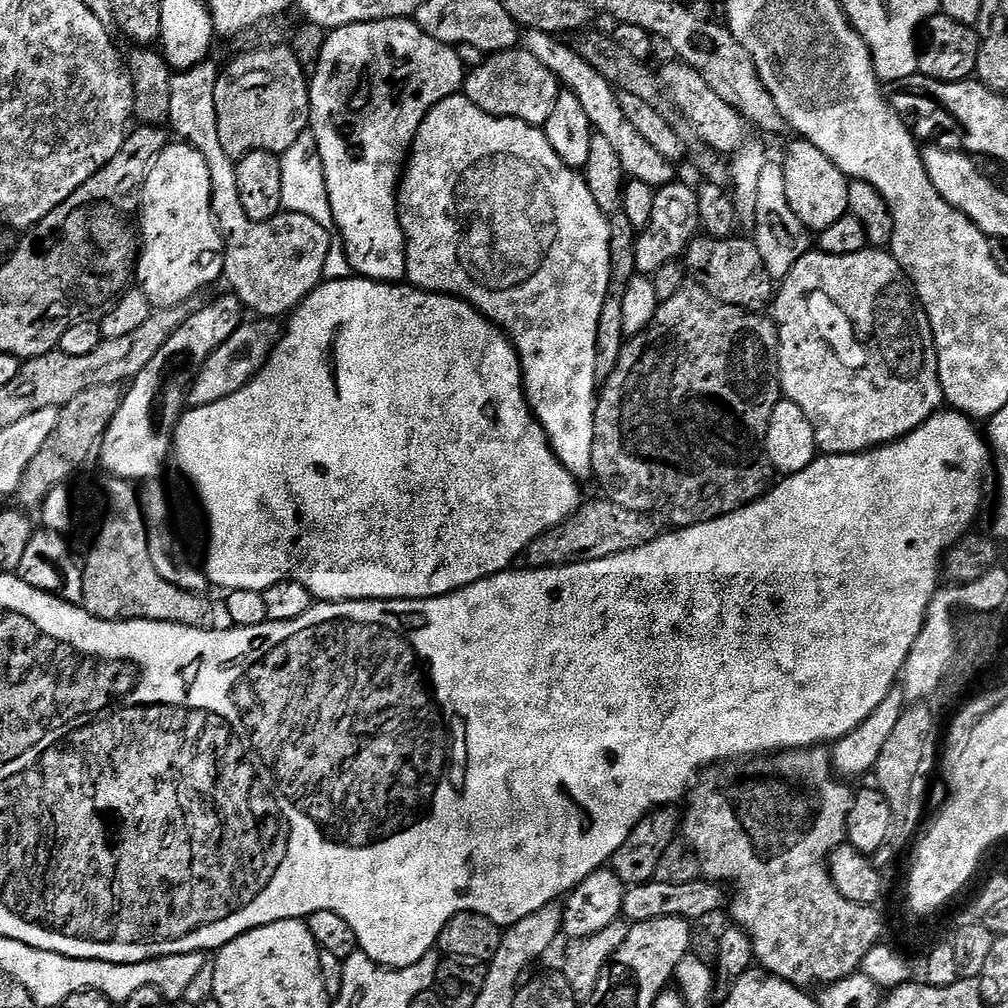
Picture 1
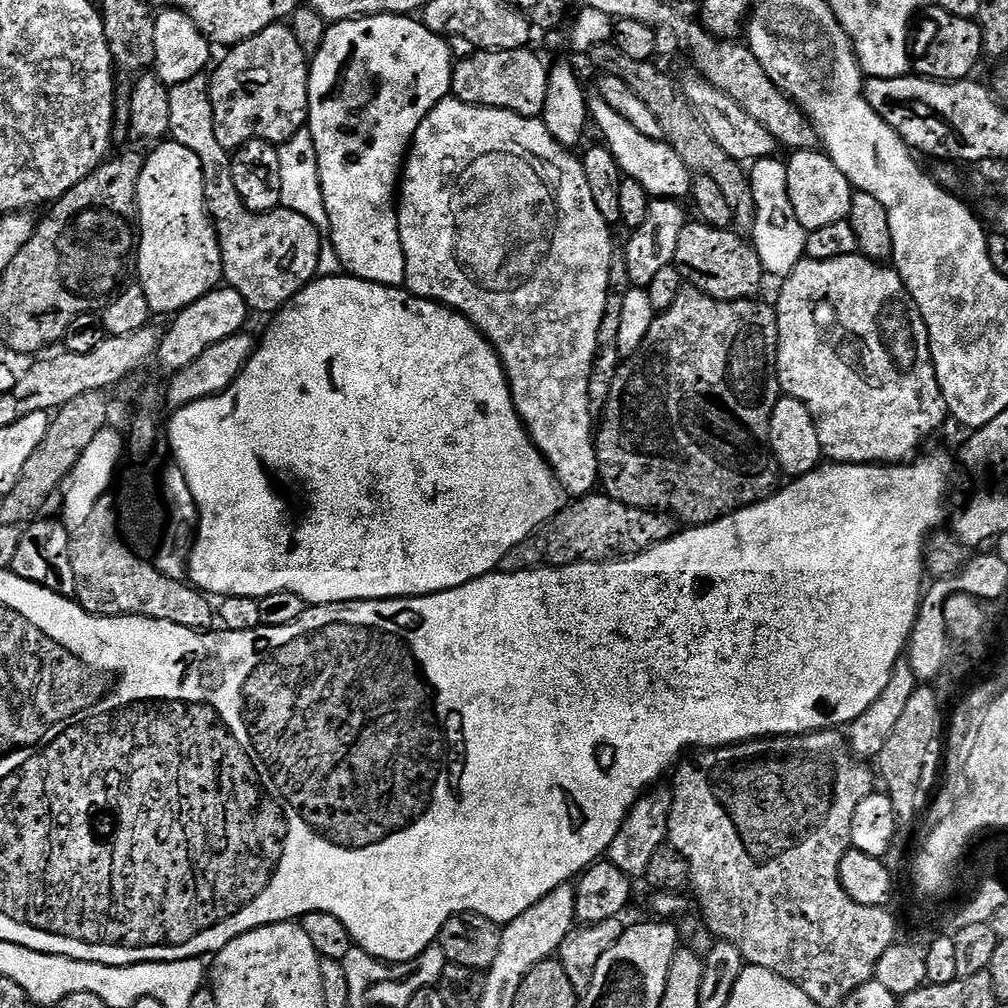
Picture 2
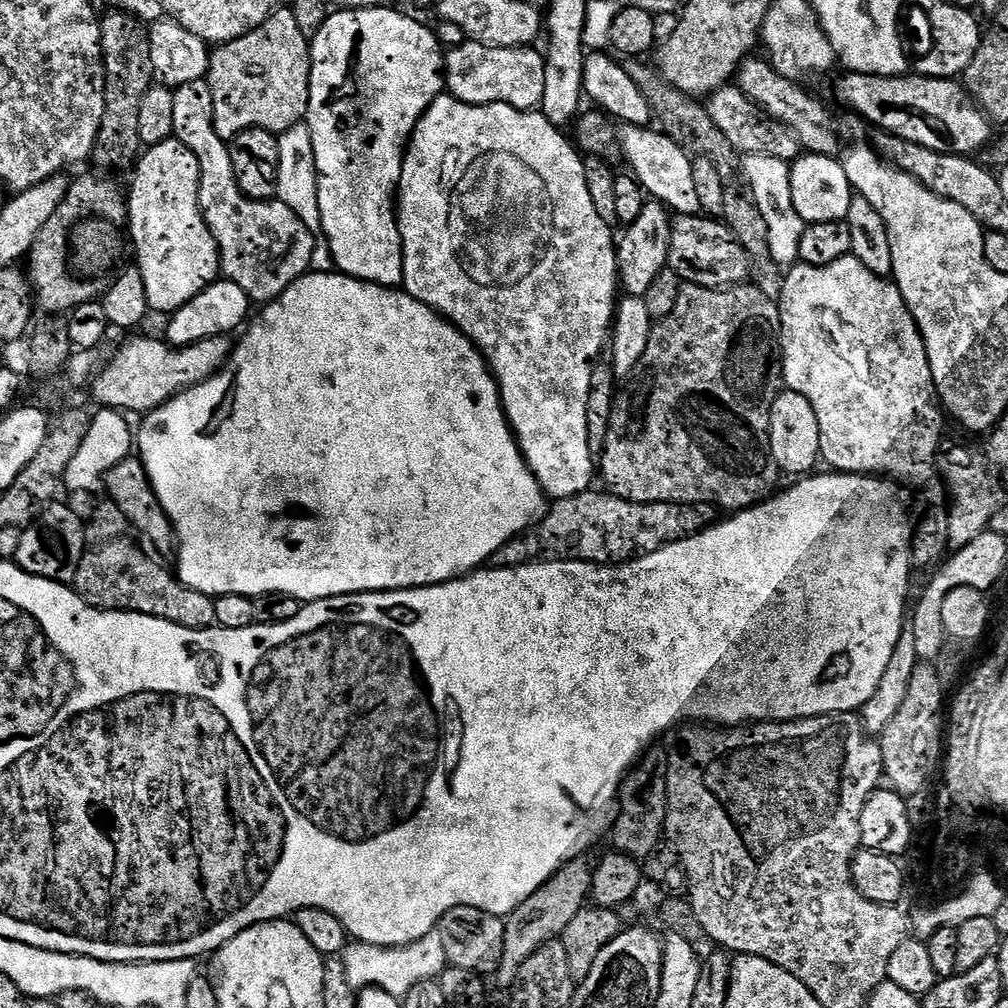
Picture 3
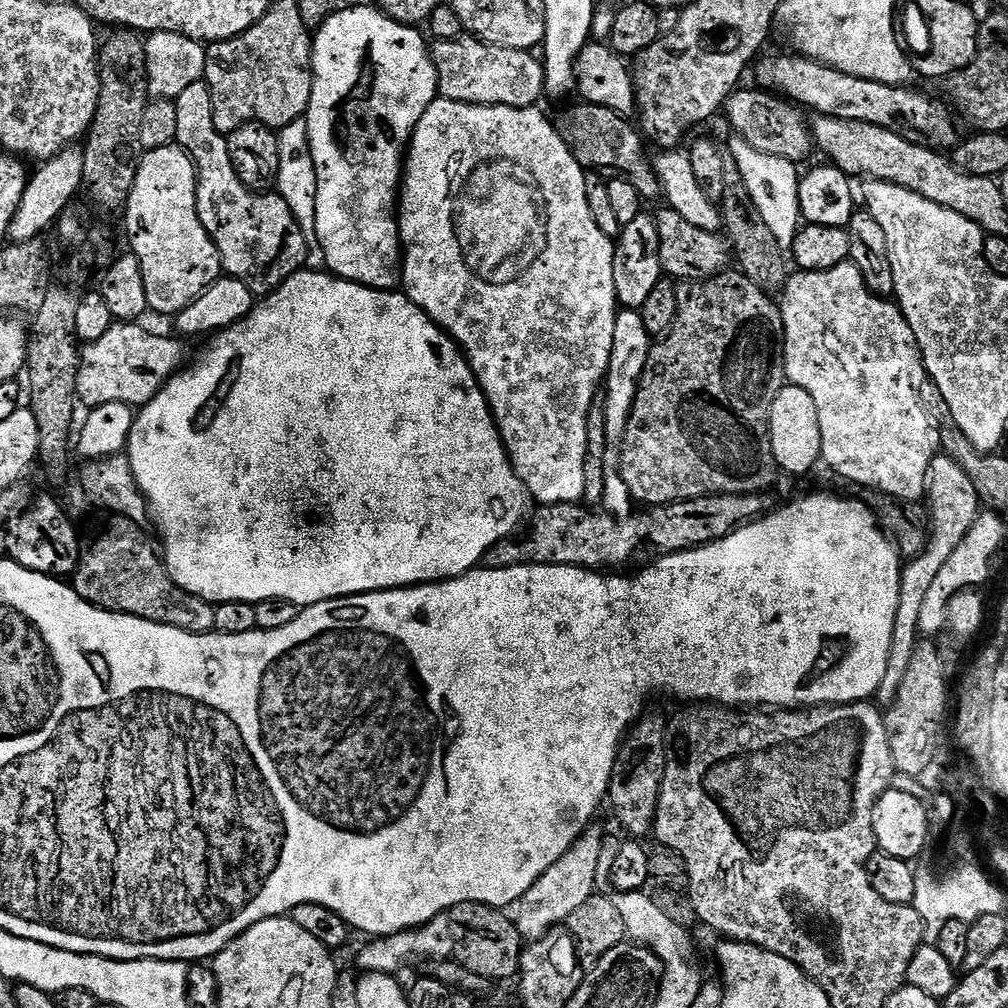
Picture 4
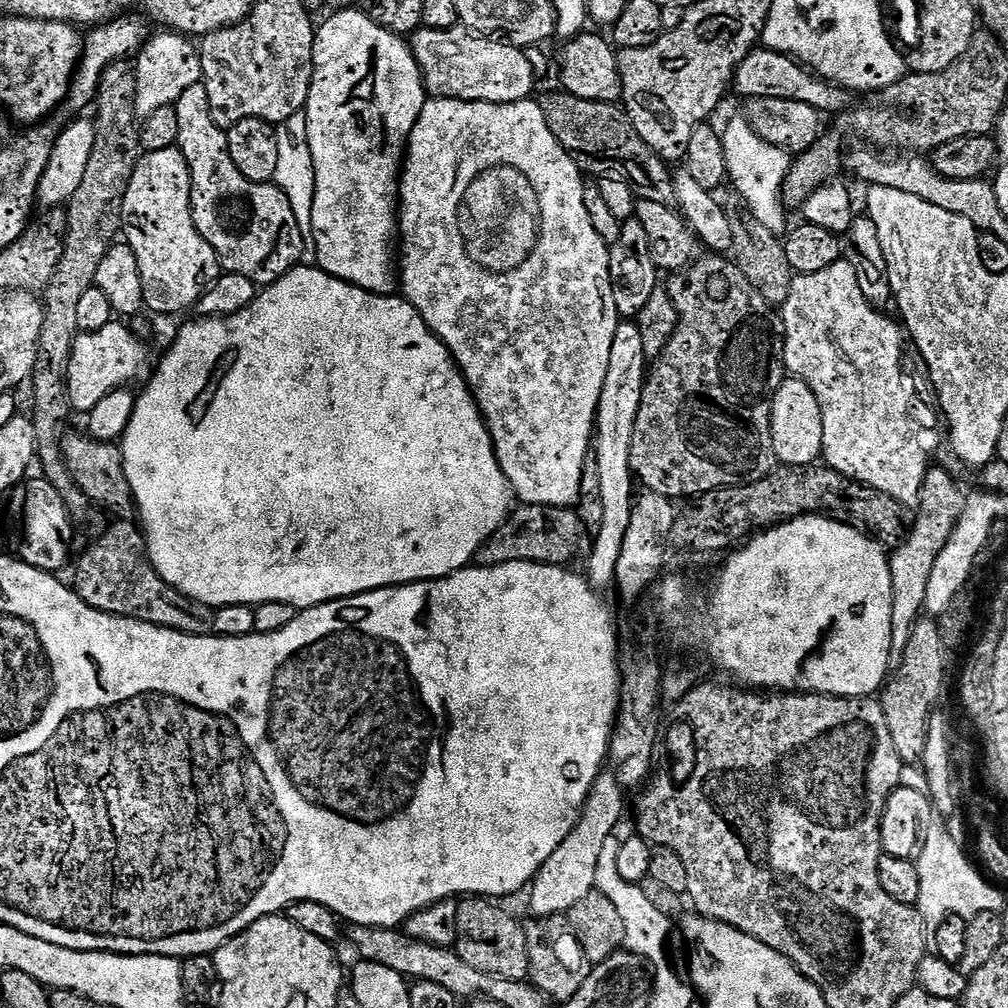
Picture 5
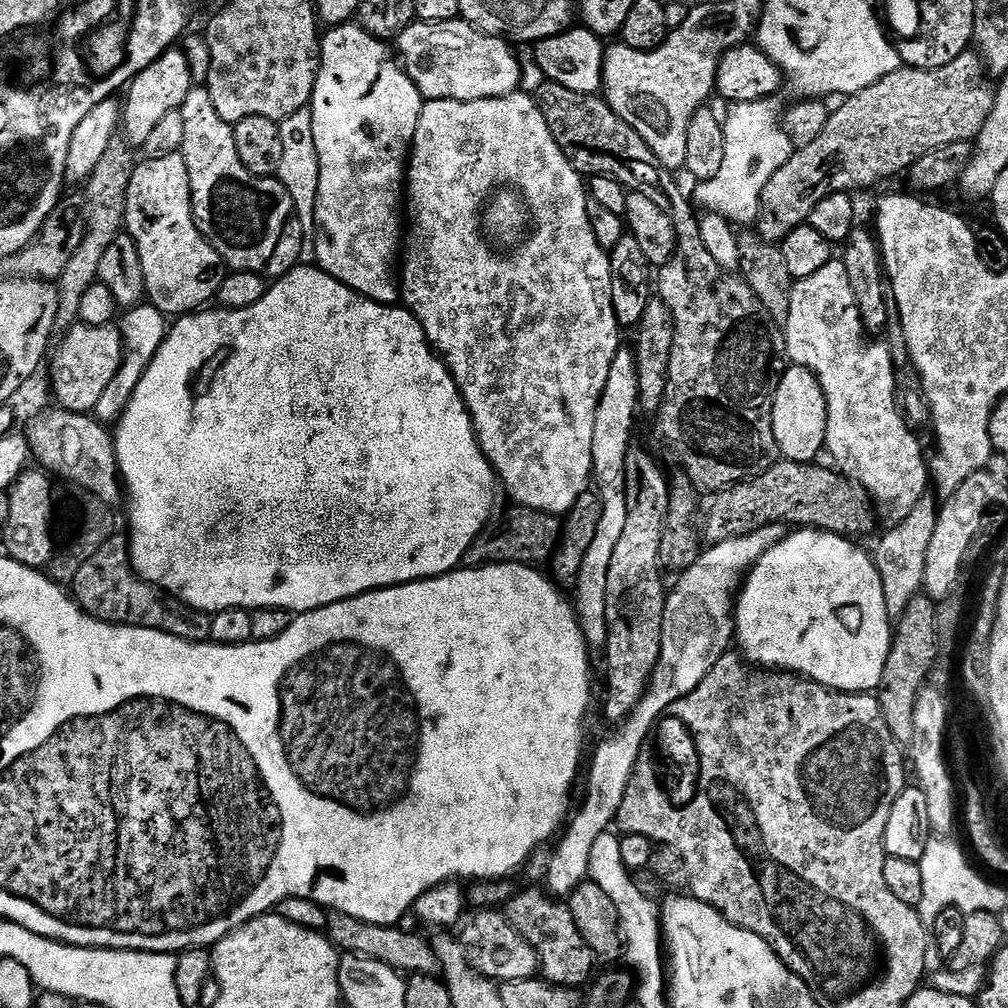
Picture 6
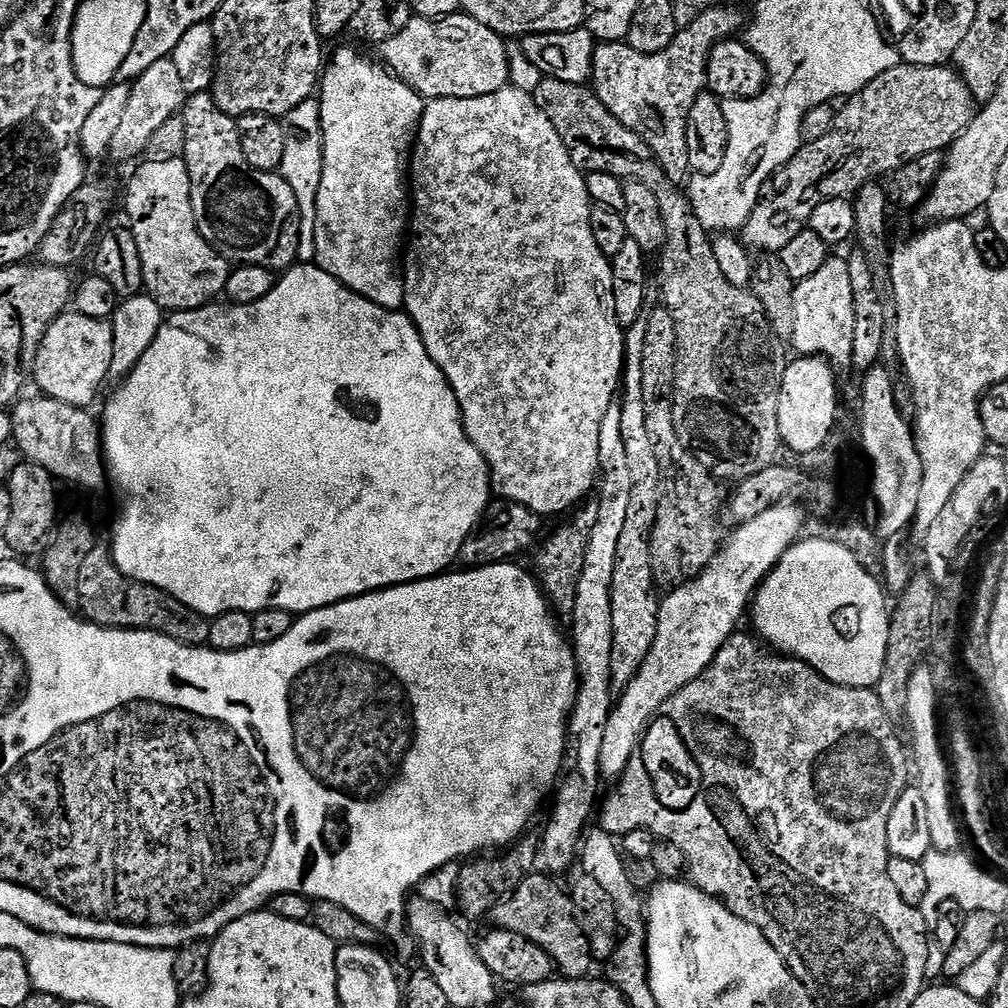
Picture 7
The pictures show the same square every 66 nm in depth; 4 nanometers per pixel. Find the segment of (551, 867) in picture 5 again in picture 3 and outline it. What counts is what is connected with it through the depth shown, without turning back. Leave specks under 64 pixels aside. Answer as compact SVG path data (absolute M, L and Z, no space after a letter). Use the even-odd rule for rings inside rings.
M584 858L568 861L504 920L504 957L498 969L498 977L504 986L511 985L522 964L543 944L564 933L574 914L578 914L589 903L593 865L586 861Z

